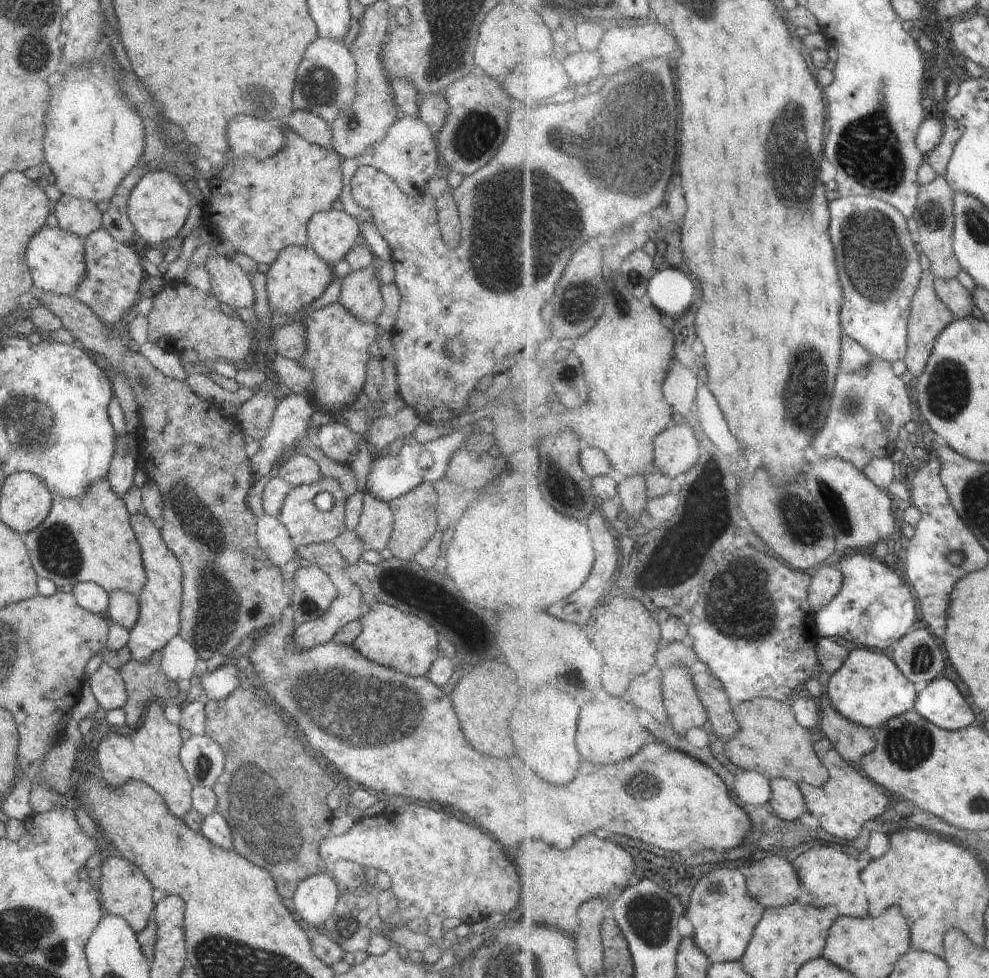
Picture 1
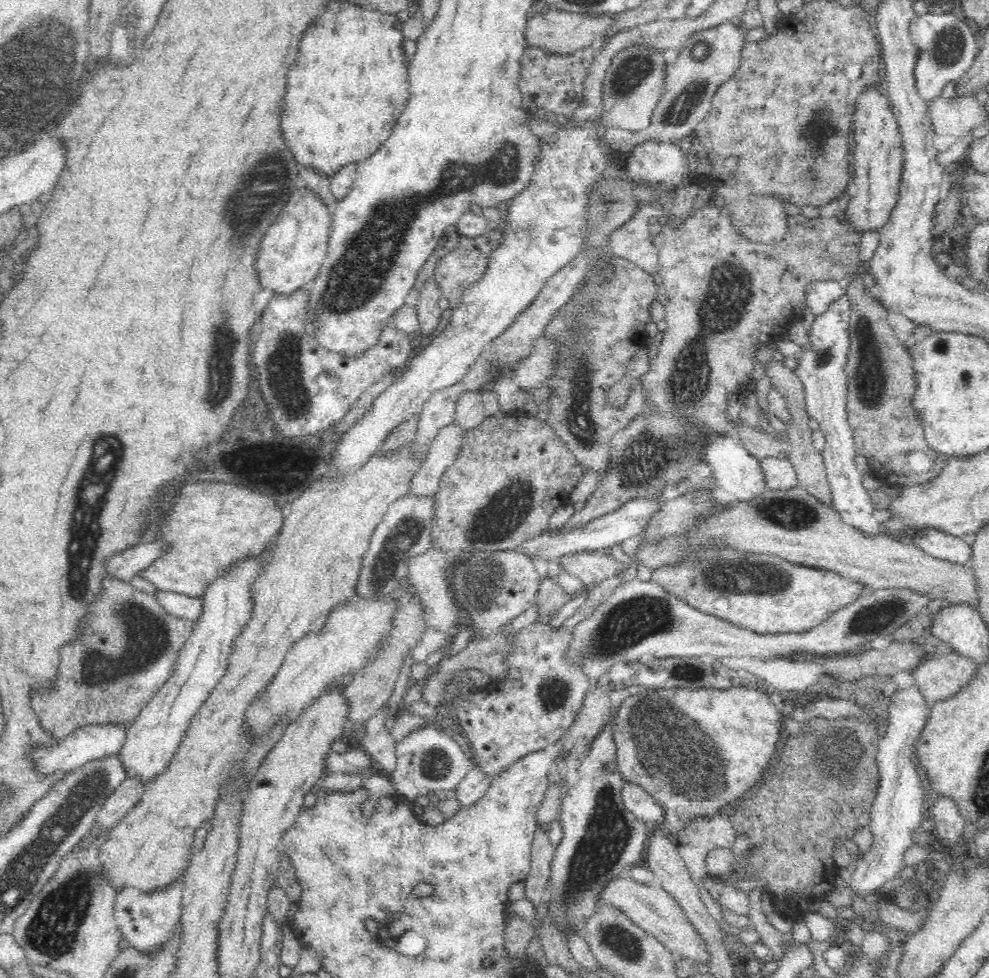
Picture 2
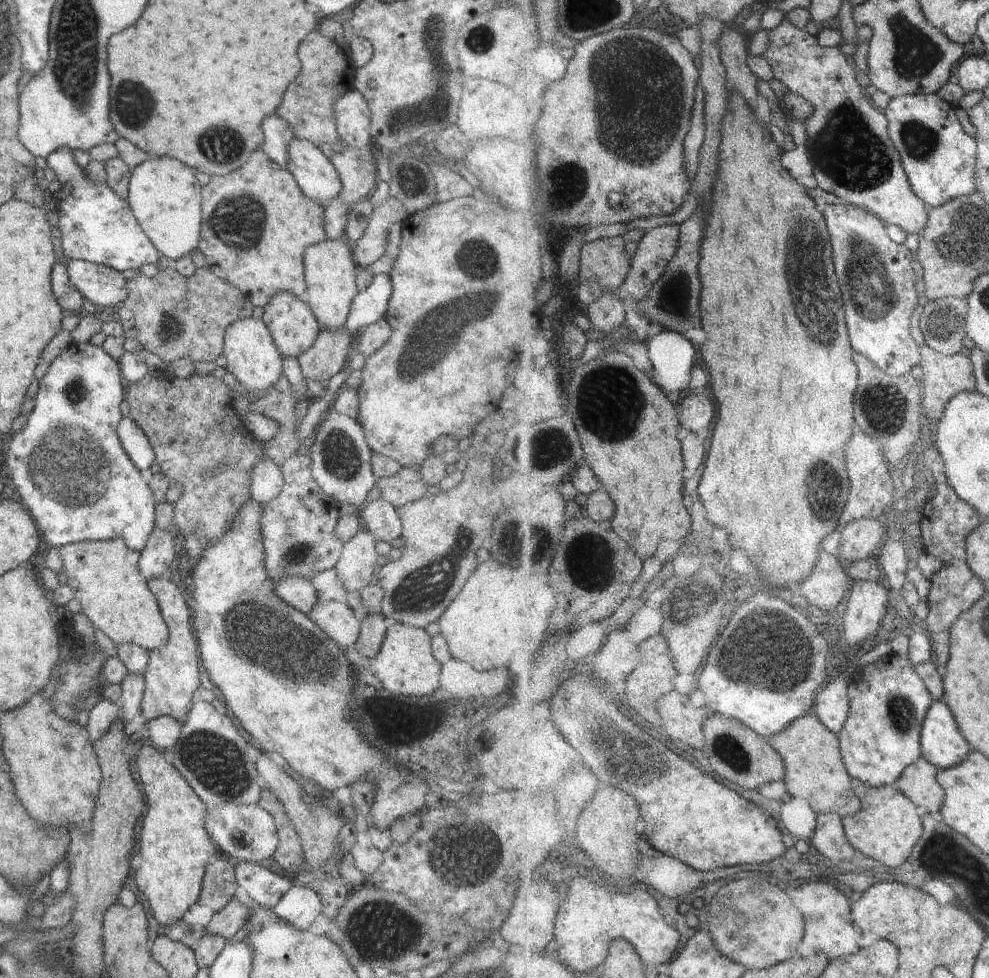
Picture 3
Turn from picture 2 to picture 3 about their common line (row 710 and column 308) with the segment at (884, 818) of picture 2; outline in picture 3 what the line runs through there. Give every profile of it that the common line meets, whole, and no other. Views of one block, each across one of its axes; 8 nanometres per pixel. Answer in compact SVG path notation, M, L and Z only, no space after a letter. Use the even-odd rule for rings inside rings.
M293 886L271 911L294 930L306 932L322 913L322 904L312 890Z

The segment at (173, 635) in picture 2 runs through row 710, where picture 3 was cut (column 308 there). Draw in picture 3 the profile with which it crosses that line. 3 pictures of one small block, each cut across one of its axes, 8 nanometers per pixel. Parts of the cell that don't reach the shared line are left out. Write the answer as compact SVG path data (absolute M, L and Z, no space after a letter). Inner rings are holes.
M318 30L310 32L304 38L297 54L302 69L290 82L276 114L290 126L293 138L306 140L318 148L322 144L328 144L331 148L336 144L344 144L338 135L334 120L334 102L354 89L355 74L350 59L334 40L324 38Z

